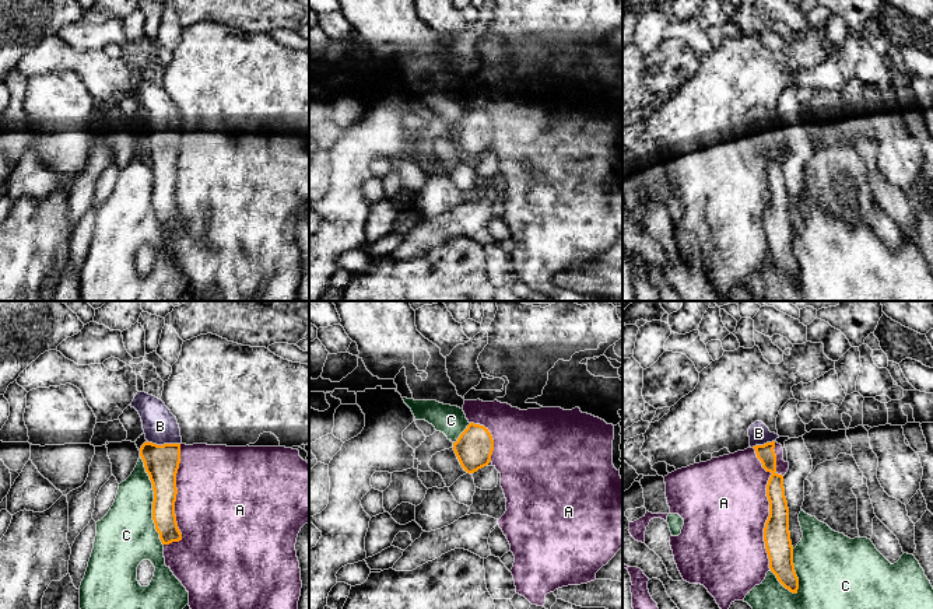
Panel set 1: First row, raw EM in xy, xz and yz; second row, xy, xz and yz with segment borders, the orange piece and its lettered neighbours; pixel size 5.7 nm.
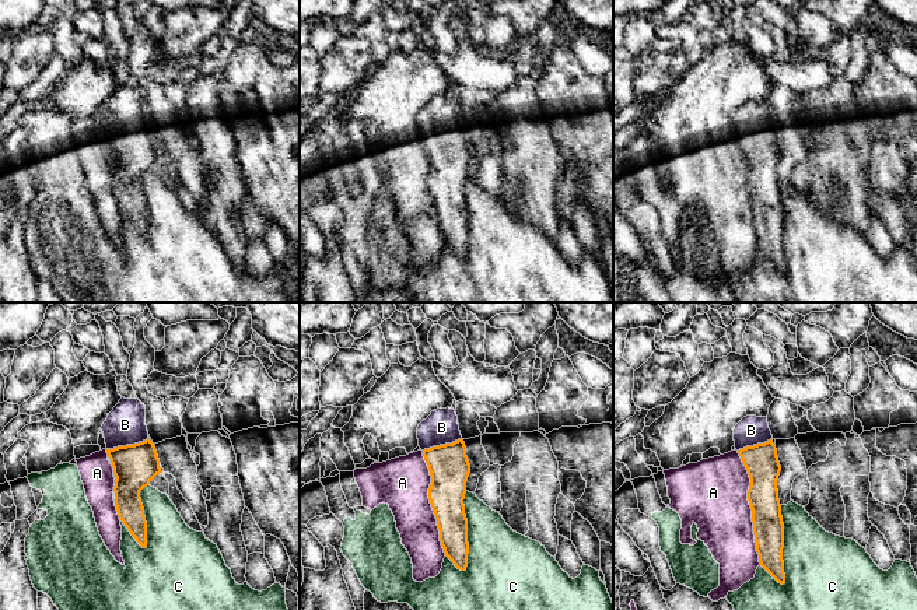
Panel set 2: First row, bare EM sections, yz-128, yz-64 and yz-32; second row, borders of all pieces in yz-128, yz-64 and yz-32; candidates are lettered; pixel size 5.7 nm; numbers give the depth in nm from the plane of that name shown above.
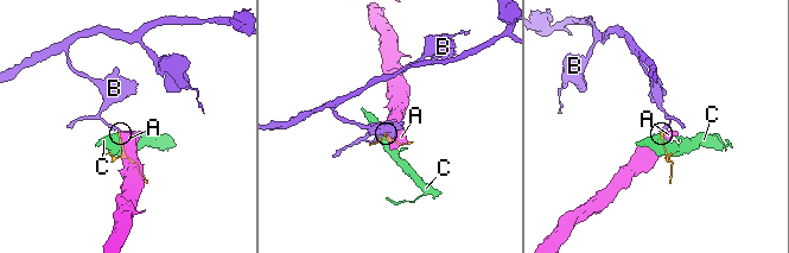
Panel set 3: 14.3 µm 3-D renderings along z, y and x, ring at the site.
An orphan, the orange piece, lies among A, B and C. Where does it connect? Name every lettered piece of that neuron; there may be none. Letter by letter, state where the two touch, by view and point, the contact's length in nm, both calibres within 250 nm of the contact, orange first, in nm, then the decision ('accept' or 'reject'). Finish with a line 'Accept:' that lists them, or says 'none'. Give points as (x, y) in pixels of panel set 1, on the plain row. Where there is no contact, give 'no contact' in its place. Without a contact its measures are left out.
A: yz (770, 192) | 750 nm | 160/480 nm | reject
B: xy (164, 130) | 190 nm | 200/200 nm | accept
C: xy (154, 186) | 550 nm | 200/320 nm | reject
Accept: B

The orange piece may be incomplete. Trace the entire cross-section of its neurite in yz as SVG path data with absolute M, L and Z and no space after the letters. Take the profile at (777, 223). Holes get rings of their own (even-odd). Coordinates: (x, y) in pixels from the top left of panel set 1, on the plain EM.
M755 108L748 115L750 133L755 136L762 154L771 158L767 171L769 203L764 214L764 228L769 245L769 255L778 267L790 279L797 280L799 265L793 251L793 232L789 218L789 195L785 183L783 162L776 160L775 126L762 108Z

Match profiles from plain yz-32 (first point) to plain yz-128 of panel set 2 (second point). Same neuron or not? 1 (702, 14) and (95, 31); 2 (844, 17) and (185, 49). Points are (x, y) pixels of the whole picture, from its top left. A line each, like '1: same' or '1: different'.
1: same
2: same

